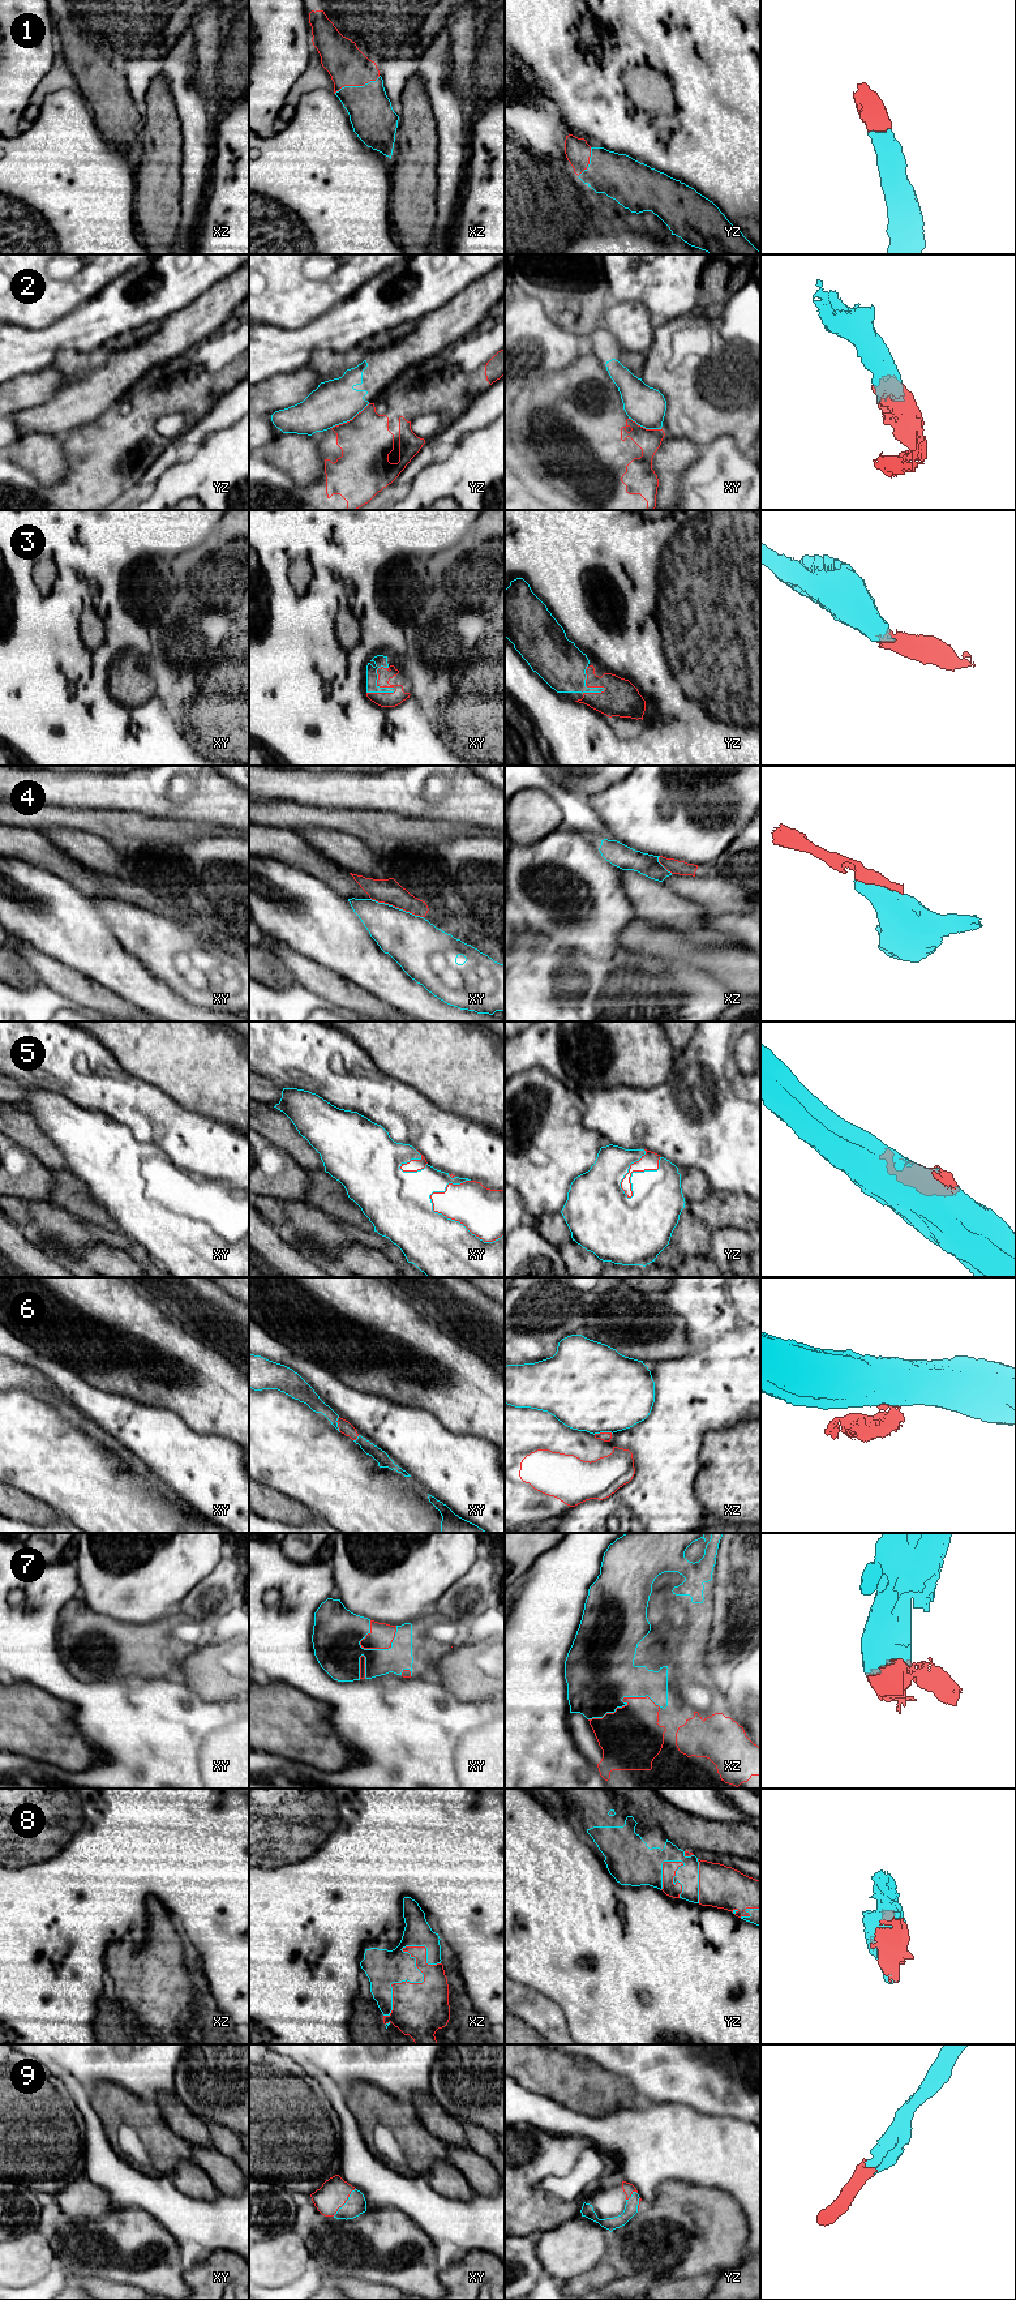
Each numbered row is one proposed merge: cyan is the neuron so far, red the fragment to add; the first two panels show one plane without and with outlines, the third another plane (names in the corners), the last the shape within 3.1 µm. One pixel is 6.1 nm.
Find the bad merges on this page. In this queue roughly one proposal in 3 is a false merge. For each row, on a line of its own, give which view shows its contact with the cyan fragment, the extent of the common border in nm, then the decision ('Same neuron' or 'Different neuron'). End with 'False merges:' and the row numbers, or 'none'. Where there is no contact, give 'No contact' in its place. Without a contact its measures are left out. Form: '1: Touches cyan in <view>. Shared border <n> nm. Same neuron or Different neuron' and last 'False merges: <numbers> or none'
1: Touches cyan in xz. Shared border 300 nm. Same neuron
2: Touches cyan in yz. Shared border 280 nm. Different neuron
3: Touches cyan in xy. Shared border 220 nm. Same neuron
4: Touches cyan in xy. Shared border 340 nm. Different neuron
5: Touches cyan in xy. Shared border 500 nm. Same neuron
6: Touches cyan in xz. Shared border 120 nm. Different neuron
7: Touches cyan in xz. Shared border 460 nm. Same neuron
8: Touches cyan in xz. Shared border 500 nm. Same neuron
9: Touches cyan in xy. Shared border 220 nm. Same neuron
False merges: 2, 4, 6

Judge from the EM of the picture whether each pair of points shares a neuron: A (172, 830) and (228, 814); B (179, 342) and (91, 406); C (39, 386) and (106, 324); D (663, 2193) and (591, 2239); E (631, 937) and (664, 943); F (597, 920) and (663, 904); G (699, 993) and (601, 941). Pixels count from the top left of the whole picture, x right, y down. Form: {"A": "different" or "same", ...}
{"A": "different", "B": "same", "C": "different", "D": "different", "E": "same", "F": "different", "G": "different"}

